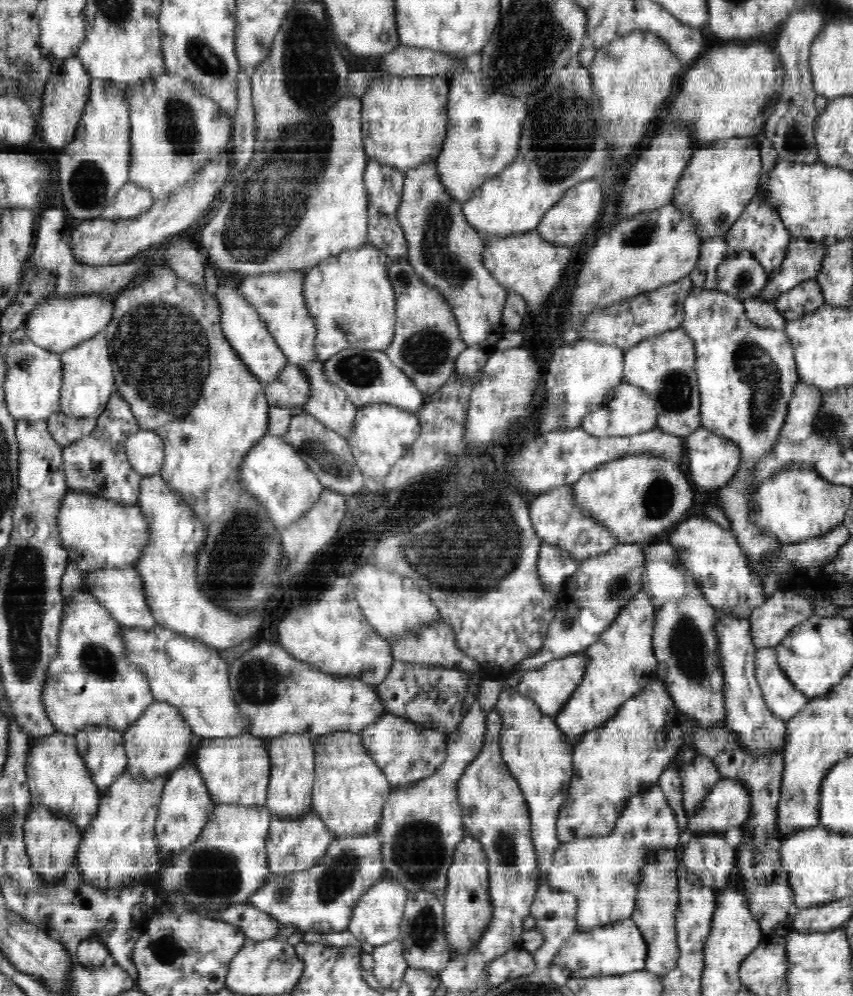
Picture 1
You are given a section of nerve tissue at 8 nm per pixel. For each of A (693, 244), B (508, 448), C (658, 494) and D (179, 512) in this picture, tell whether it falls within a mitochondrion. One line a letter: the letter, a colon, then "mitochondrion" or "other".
A: other
B: other
C: mitochondrion
D: other

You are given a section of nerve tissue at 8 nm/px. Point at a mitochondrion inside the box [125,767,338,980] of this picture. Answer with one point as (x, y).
(213, 870)

